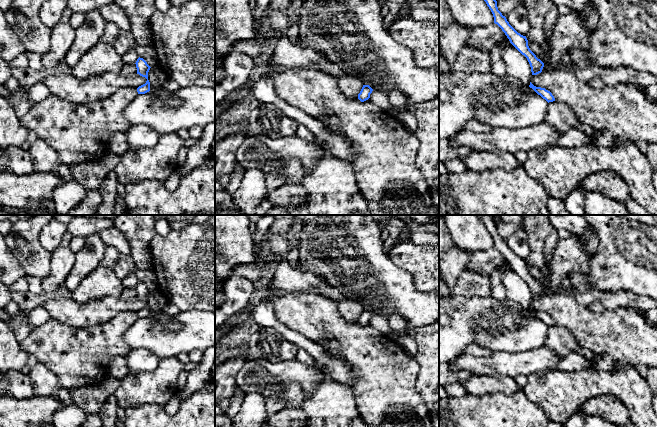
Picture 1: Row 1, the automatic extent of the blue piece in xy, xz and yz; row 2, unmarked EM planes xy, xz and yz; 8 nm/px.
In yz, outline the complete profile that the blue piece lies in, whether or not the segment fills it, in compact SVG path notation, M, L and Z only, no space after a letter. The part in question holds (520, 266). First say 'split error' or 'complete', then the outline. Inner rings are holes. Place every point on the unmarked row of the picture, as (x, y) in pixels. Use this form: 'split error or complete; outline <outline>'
complete; outline M477 215L487 230L491 234L494 247L497 248L502 255L505 257L510 267L522 278L524 279L531 291L532 299L537 299L542 296L544 287L536 281L536 279L530 274L528 270L528 264L526 260L518 257L507 245L506 241L498 234L497 225L492 219L491 215Z

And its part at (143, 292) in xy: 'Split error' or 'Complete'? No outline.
Complete

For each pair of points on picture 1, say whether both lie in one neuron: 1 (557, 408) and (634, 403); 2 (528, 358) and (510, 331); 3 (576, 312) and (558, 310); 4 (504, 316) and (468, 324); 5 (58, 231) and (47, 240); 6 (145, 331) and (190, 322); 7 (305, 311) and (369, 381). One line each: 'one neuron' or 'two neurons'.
1: one neuron
2: two neurons
3: one neuron
4: one neuron
5: one neuron
6: one neuron
7: one neuron

